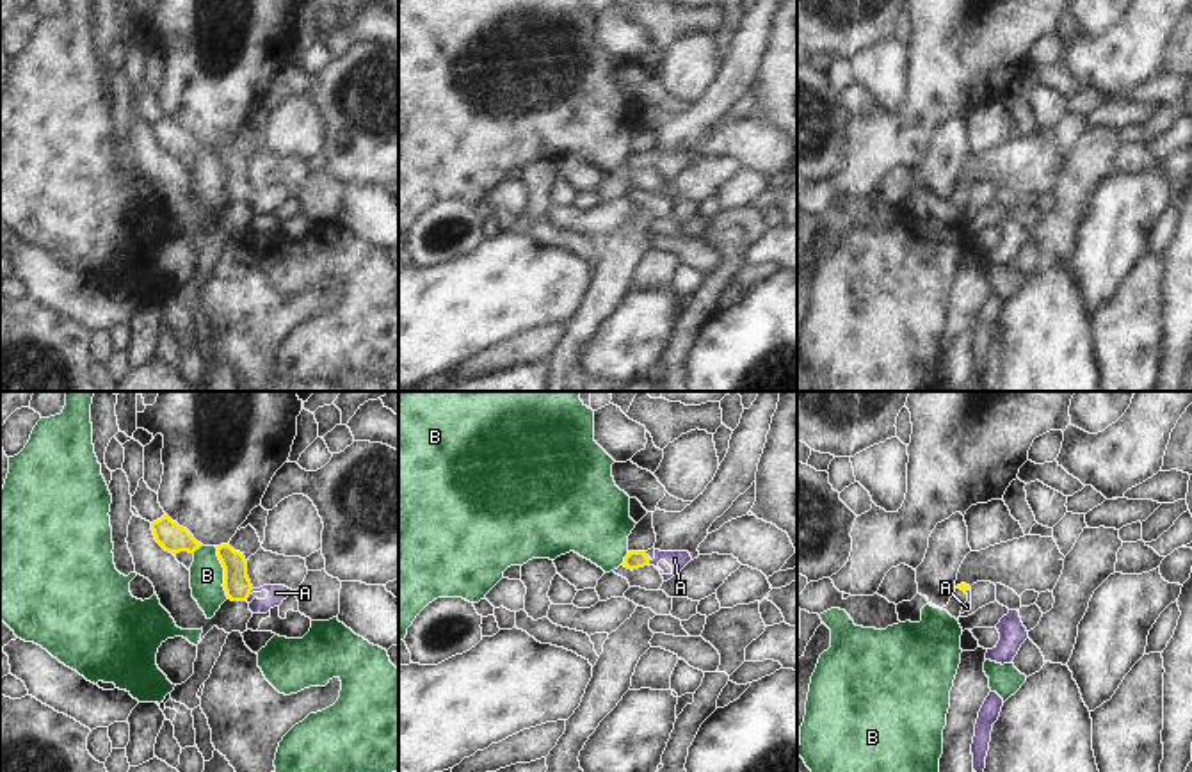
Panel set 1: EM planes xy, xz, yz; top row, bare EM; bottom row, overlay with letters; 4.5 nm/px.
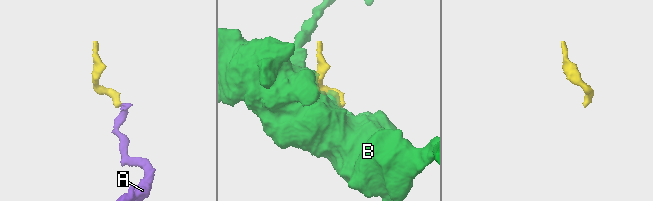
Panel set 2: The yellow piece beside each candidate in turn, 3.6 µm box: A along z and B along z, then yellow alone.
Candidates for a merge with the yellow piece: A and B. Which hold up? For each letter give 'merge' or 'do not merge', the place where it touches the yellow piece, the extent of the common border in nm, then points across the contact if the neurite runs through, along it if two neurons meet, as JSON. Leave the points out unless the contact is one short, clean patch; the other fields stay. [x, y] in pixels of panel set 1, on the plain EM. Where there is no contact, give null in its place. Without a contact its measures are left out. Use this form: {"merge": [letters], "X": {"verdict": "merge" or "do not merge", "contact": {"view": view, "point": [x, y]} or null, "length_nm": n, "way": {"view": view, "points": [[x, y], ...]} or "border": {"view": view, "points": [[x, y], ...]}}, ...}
{"merge": ["A"], "A": {"verdict": "merge", "contact": {"view": "xy", "point": [251, 191]}, "length_nm": 30, "way": {"view": "xy", "points": [[237, 185], [251, 191], [273, 191], [276, 194]]}}, "B": {"verdict": "do not merge", "contact": {"view": "xy", "point": [225, 175]}, "length_nm": 240, "border": {"view": "xy", "points": [[214, 148], [223, 169], [223, 191], [228, 200]]}}}

